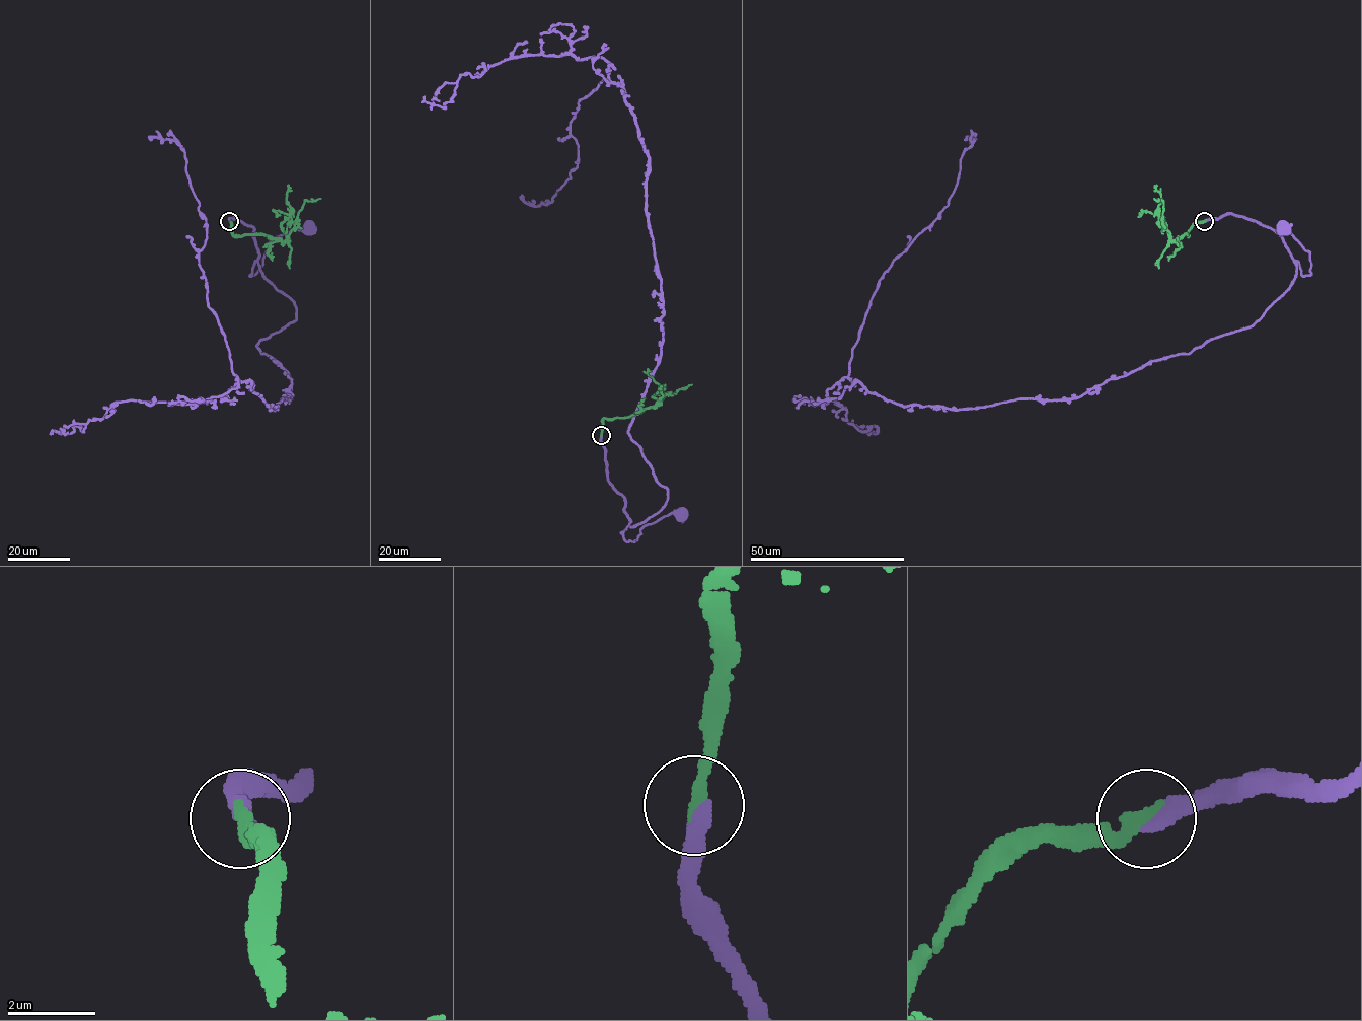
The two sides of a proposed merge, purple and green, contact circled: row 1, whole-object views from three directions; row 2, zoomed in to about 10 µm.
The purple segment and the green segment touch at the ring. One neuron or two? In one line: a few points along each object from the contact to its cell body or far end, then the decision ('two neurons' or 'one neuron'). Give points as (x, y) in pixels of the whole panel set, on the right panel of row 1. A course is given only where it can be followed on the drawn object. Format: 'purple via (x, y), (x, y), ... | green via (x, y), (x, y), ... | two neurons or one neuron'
purple via (1204, 221), (1227, 214), (1256, 220), (1280, 235), (1303, 275), (1310, 274), (1310, 253), (1282, 227) | green via (1204, 221), (1197, 222), (1188, 235), (1174, 241), (1158, 215), (1161, 194), (1156, 185) | one neuron

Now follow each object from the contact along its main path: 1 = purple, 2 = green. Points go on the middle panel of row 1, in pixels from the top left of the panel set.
1: (601, 435), (609, 483), (625, 502), (630, 521), (623, 538), (635, 540), (645, 526), (678, 513)
2: (601, 435), (604, 418), (631, 417), (652, 407), (658, 400), (652, 396), (662, 389), (658, 391), (659, 387)

